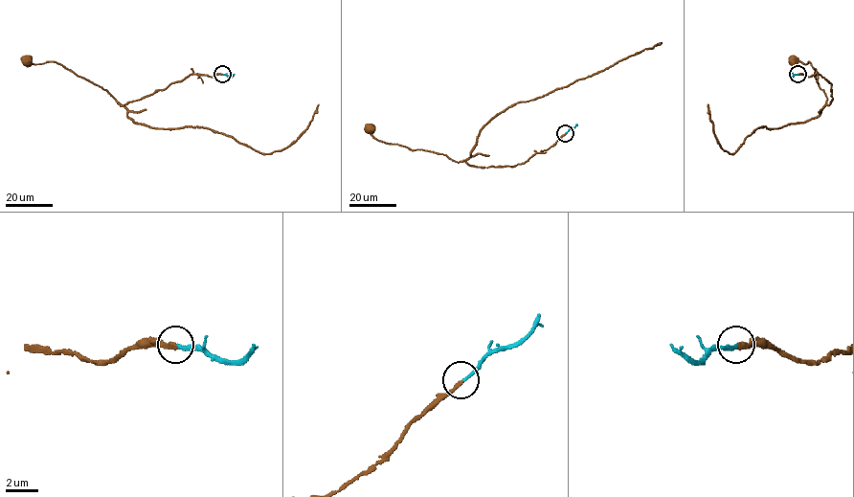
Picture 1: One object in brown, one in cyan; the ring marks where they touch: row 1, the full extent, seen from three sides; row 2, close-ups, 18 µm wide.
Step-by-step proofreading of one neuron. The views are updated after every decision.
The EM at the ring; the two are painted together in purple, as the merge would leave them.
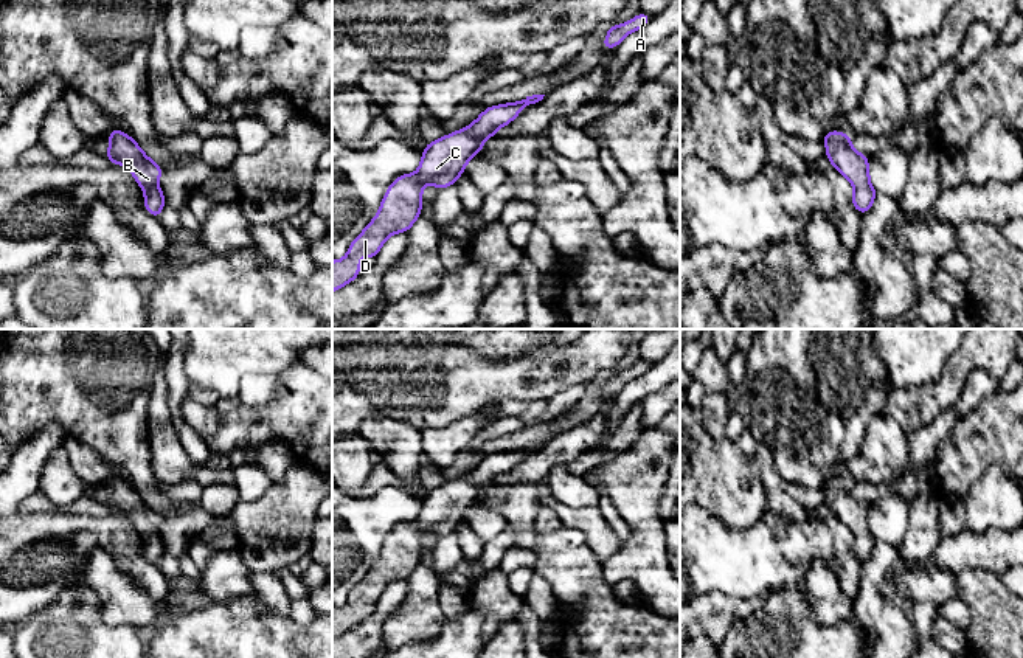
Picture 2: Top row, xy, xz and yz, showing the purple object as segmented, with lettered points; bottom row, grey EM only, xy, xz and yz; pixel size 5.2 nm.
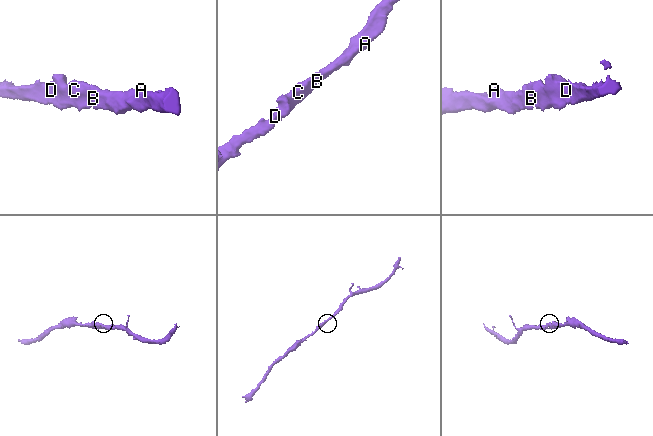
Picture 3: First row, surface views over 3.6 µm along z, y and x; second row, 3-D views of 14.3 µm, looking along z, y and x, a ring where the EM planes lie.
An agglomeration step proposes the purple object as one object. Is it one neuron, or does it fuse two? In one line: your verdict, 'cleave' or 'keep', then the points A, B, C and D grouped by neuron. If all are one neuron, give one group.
keep; A B C D

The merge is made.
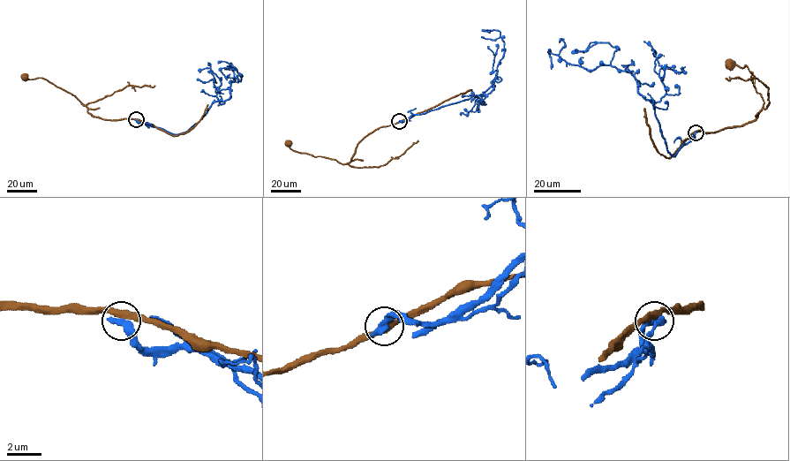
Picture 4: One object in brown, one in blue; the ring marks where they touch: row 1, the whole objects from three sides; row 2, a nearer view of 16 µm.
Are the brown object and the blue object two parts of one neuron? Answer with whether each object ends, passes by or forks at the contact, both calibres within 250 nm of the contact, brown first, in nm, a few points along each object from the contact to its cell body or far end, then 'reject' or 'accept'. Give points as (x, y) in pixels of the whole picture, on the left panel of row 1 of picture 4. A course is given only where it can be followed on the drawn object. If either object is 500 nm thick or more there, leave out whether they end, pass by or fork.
brown passes by; blue ends; calibres 360 and 440 nm; course brown (136, 119), (109, 120), (94, 117), (71, 94), (41, 78), (29, 79), (24, 77); course blue (136, 119), (171, 133), (186, 132), (213, 102), (230, 97), (234, 78), (241, 77), (222, 68), (227, 79); reject

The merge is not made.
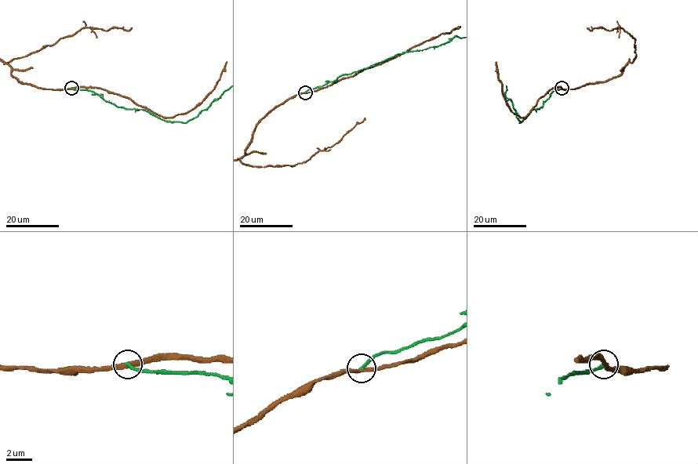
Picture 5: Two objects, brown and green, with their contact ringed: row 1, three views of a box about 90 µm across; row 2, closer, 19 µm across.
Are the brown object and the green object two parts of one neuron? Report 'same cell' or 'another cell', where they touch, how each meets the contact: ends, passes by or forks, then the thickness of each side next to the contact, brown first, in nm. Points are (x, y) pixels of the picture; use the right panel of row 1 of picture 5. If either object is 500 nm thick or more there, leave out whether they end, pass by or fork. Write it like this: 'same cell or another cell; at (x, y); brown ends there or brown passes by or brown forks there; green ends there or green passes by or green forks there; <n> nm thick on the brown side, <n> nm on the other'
another cell; at (561, 88); brown passes by; green ends there; 320 nm thick on the brown side, 260 nm on the other

